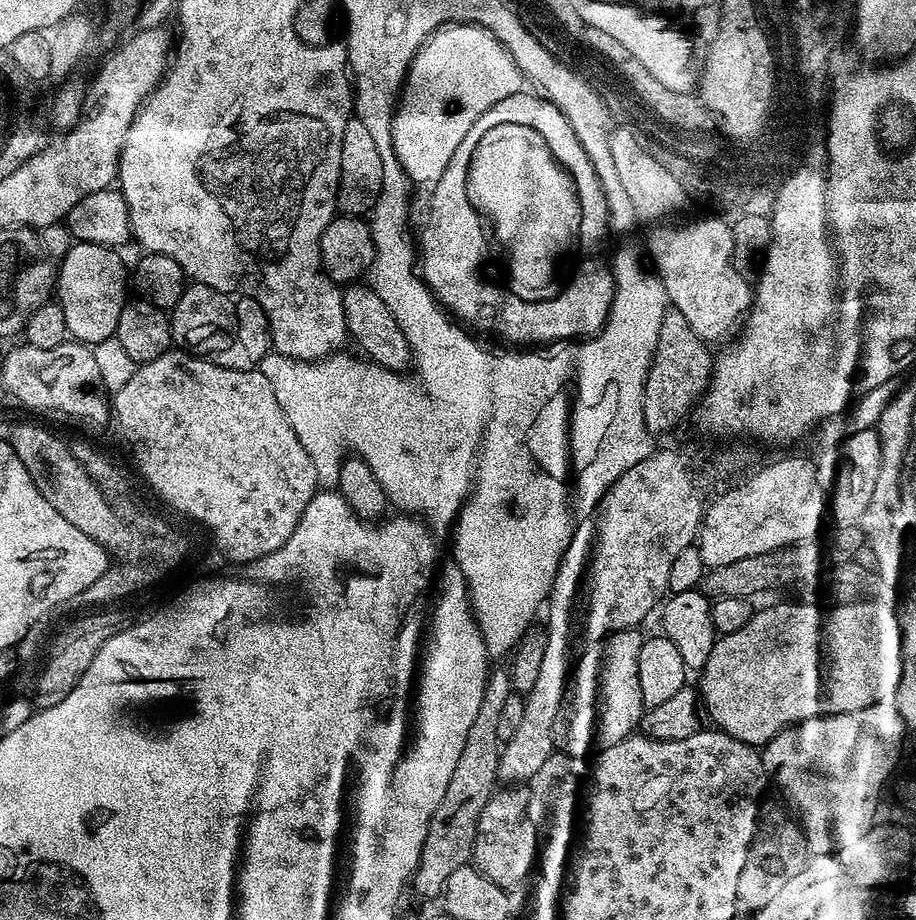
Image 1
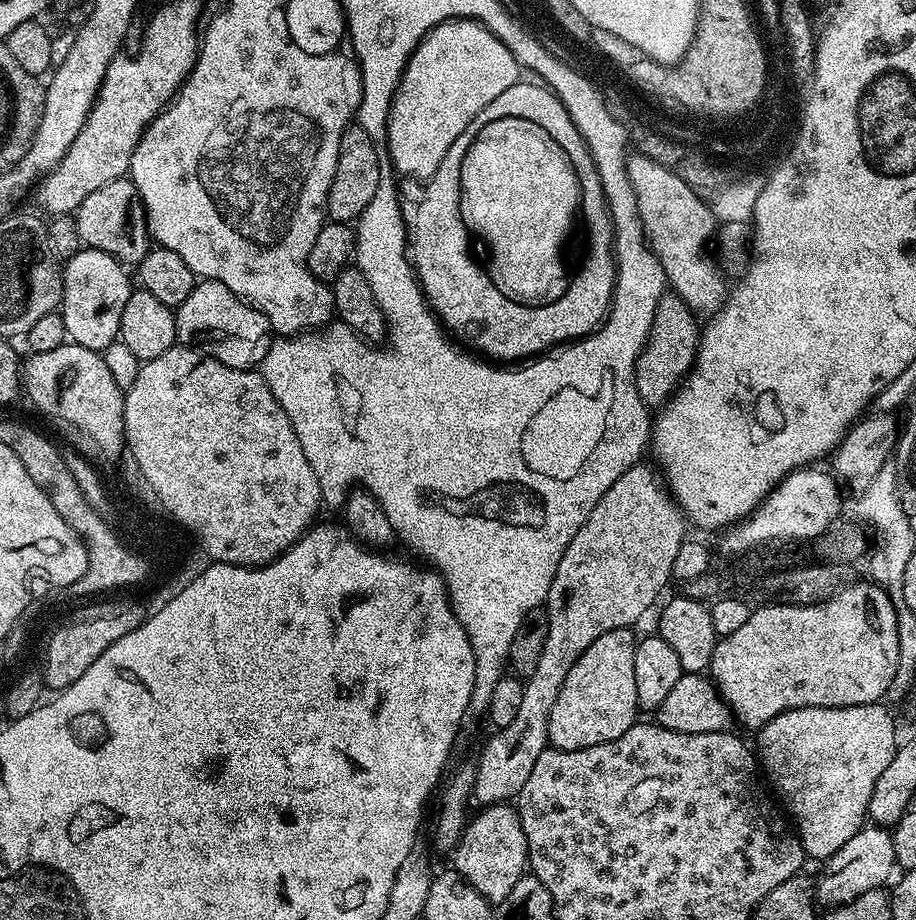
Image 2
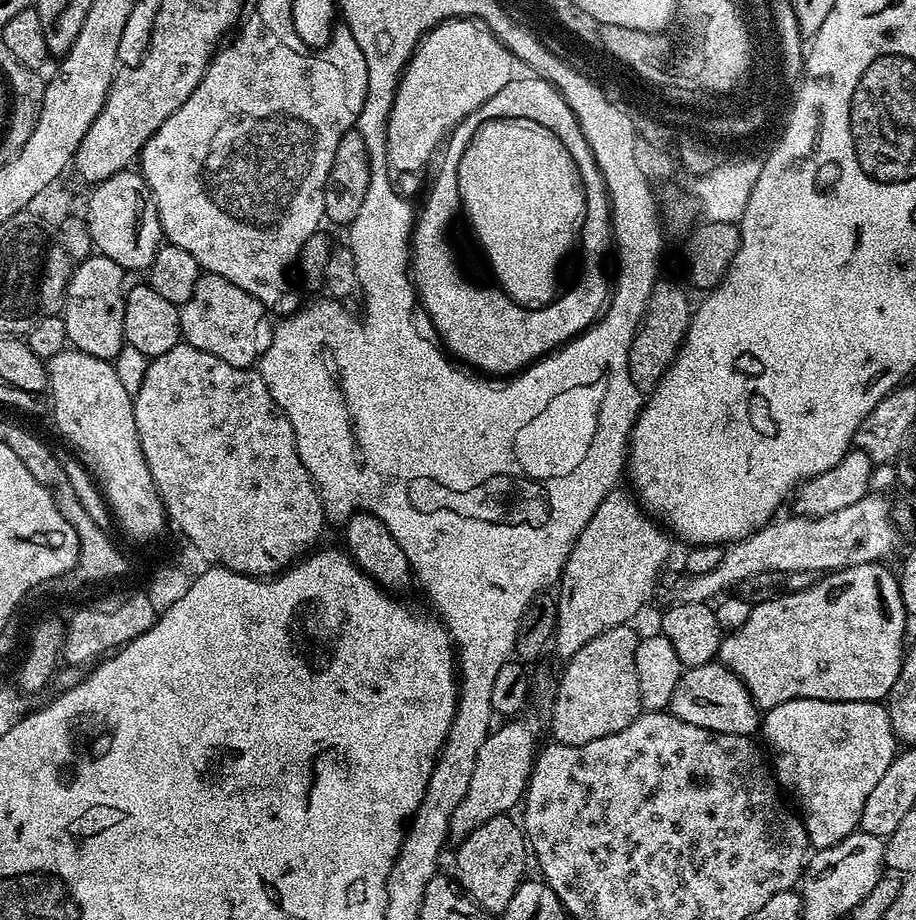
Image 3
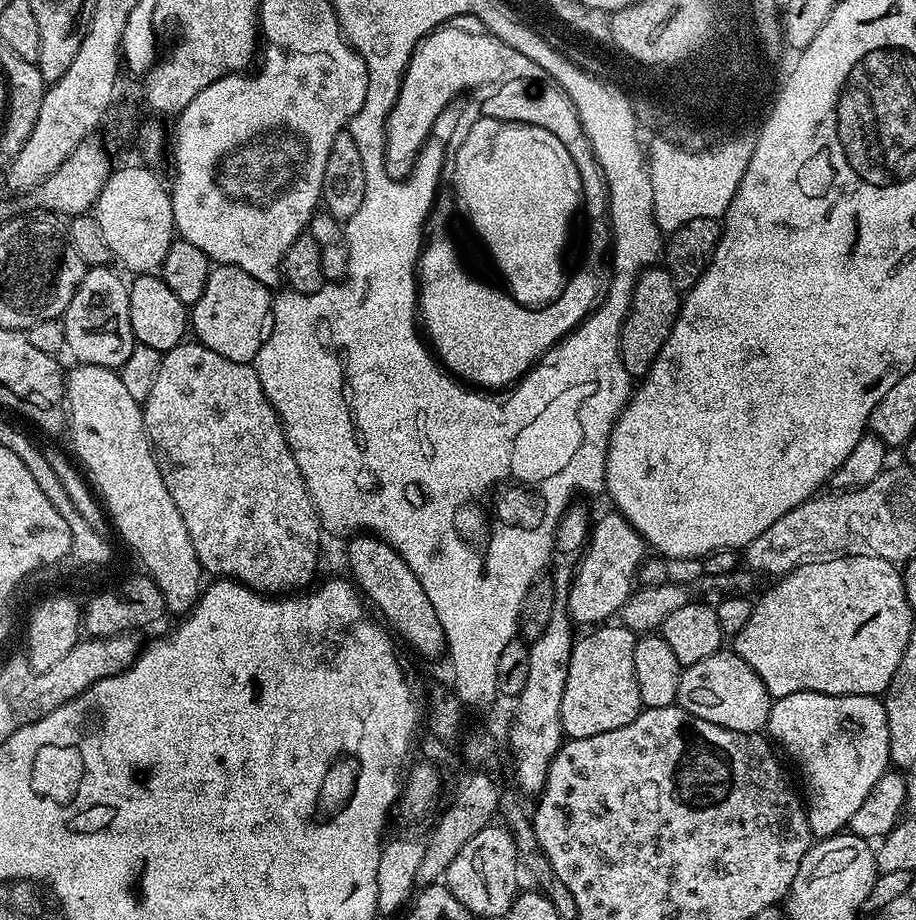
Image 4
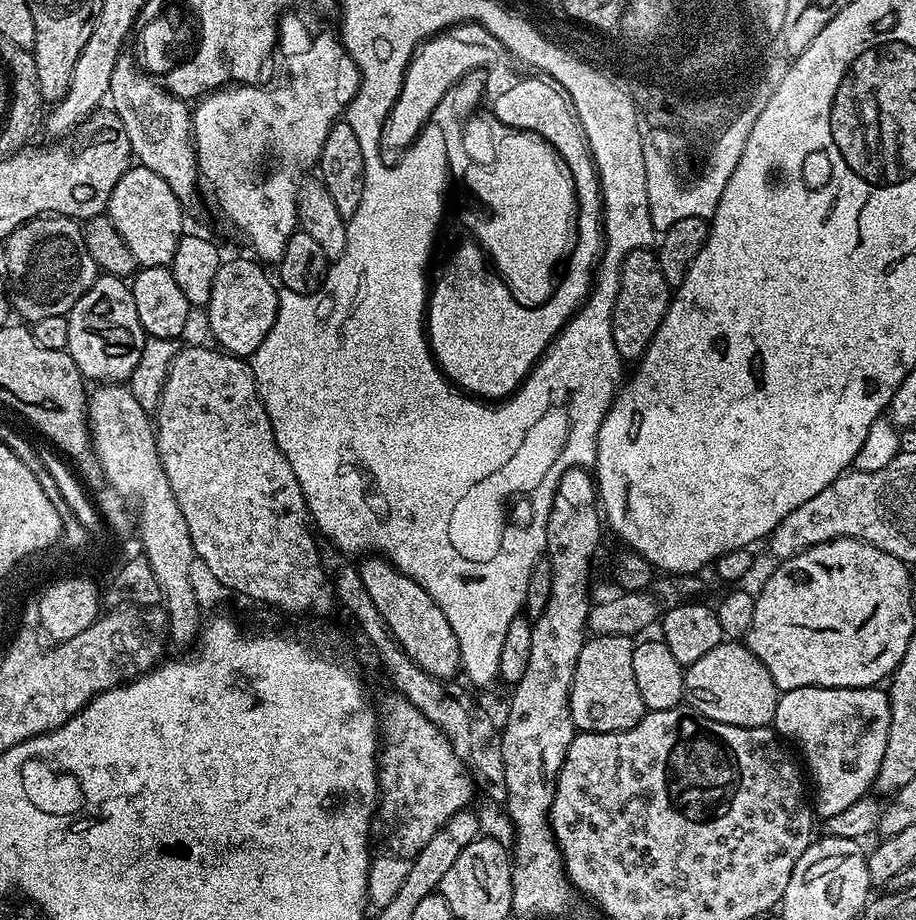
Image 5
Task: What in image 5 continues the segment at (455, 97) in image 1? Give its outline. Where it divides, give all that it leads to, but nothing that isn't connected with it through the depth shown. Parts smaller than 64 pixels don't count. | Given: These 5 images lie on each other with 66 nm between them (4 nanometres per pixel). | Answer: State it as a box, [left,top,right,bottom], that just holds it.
[380,24,502,158]

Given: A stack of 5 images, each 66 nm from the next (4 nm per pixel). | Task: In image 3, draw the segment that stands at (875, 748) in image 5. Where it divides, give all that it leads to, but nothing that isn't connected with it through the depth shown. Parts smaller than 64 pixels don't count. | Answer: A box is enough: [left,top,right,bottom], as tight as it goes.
[763,698,898,850]

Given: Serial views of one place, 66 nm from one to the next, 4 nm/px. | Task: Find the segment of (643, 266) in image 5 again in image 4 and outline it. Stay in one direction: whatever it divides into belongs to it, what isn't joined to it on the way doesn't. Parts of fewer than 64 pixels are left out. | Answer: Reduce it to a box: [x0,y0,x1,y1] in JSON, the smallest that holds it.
[620,266,681,378]

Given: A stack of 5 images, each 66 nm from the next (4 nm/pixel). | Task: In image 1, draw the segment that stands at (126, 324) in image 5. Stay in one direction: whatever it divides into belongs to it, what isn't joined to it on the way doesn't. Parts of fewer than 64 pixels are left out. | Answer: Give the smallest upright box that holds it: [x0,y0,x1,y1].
[58,248,130,350]

